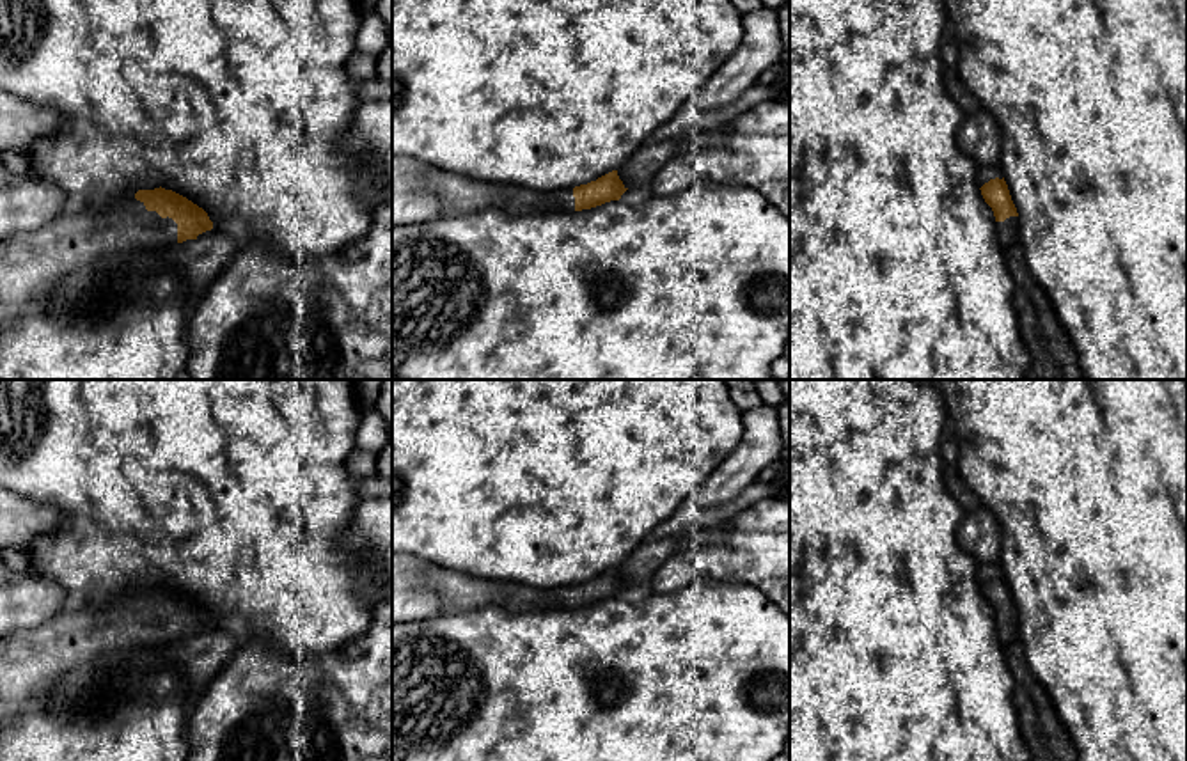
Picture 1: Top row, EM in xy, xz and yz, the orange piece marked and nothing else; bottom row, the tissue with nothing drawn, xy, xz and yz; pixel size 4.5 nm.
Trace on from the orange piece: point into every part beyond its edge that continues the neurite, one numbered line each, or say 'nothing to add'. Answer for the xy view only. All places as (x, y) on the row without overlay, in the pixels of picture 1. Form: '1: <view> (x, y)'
1: xy (82, 634)

